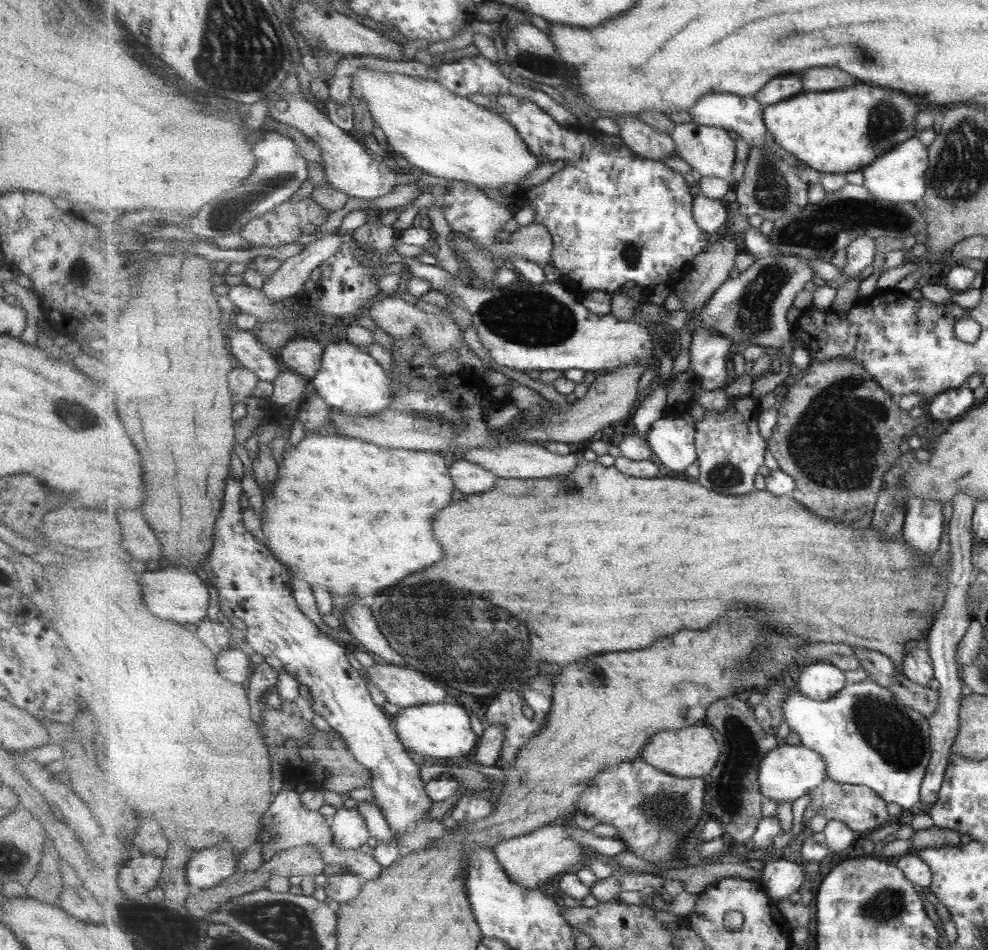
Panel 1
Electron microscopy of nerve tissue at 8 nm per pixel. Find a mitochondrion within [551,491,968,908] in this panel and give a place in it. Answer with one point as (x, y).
(892, 732)

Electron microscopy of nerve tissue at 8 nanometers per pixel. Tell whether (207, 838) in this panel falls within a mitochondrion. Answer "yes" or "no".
no

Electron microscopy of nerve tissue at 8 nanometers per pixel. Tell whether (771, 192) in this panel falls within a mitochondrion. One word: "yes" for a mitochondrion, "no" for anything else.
yes

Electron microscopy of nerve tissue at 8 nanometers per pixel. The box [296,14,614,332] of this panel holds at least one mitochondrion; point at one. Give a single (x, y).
(545, 66)

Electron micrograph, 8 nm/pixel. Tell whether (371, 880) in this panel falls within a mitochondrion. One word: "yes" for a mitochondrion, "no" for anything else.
no

